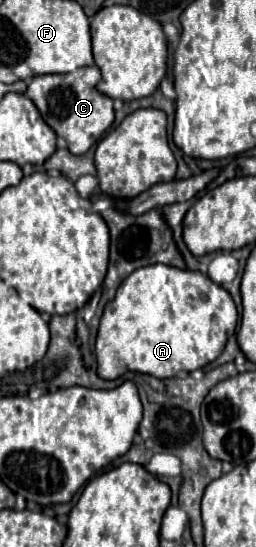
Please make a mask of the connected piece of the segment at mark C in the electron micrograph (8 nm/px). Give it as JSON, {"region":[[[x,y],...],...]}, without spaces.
{"region":[[[90,65],[66,75],[38,75],[28,83],[26,95],[34,101],[40,115],[56,131],[56,135],[66,139],[68,149],[74,155],[86,153],[94,143],[102,139],[102,135],[114,123],[112,99],[96,89],[98,81],[100,69],[96,65]]]}

